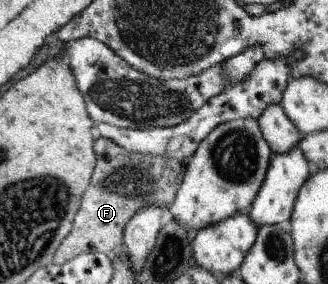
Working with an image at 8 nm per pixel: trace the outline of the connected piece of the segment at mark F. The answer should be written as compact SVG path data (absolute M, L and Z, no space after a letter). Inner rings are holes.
M103 137L94 144L94 152L98 162L90 185L83 195L84 208L79 208L70 233L62 240L54 254L53 263L56 265L64 265L85 253L105 254L110 261L116 261L124 252L123 232L130 221L146 204L169 208L182 183L185 161L176 153L159 155L153 159L143 153L129 152ZM152 190L156 190L156 198L150 198Z

